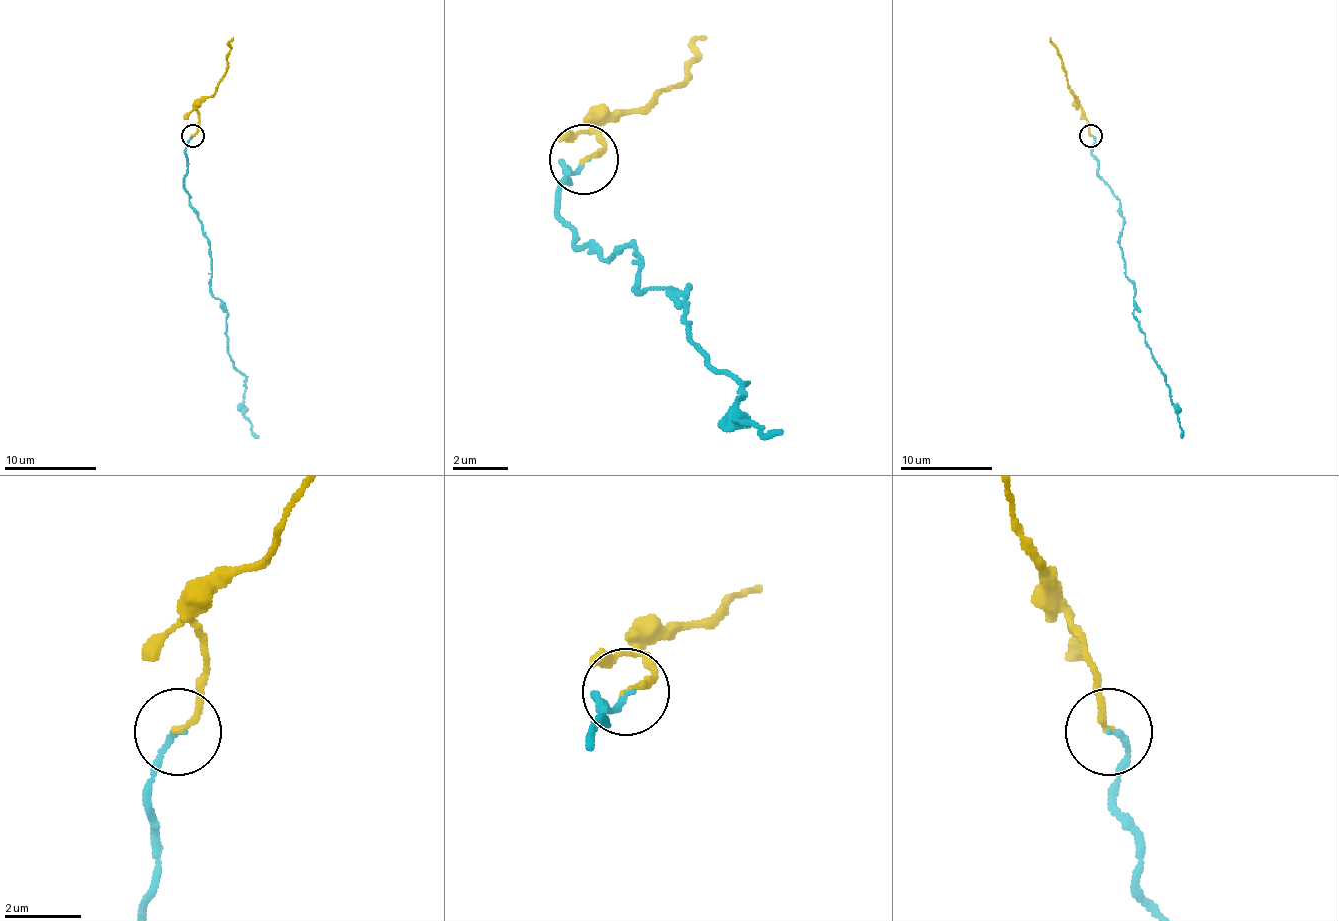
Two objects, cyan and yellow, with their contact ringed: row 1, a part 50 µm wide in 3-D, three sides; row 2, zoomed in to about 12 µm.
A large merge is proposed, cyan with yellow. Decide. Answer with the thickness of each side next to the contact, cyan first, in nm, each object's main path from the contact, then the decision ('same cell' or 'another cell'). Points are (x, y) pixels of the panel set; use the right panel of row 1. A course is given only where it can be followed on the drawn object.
140 nm thick on the cyan side, 160 nm on the other; cyan runs (1090, 135), (1099, 177), (1120, 207), (1120, 246), (1125, 276), (1134, 285), (1134, 318), (1166, 378), (1180, 438); yellow runs (1090, 135), (1088, 119), (1069, 91), (1060, 54), (1051, 38); same cell

